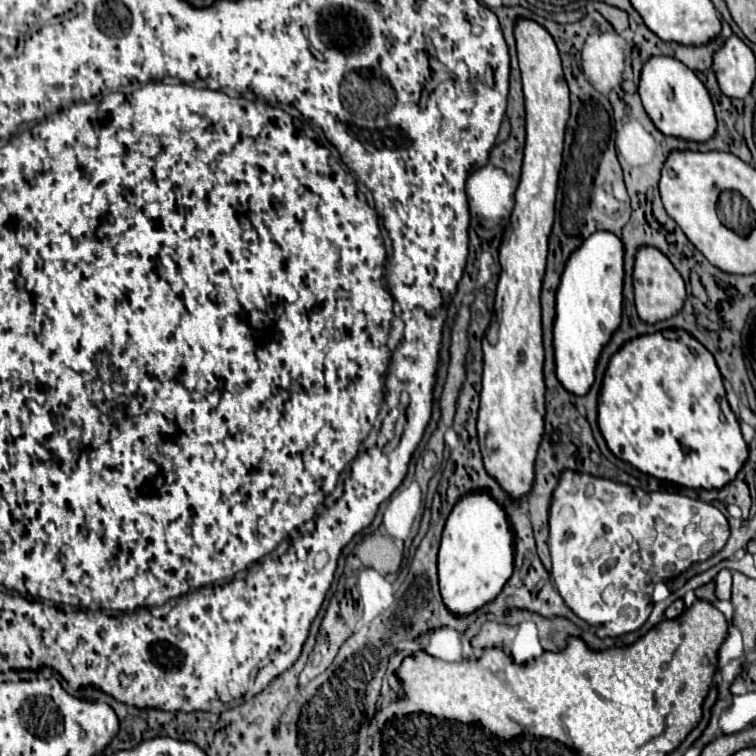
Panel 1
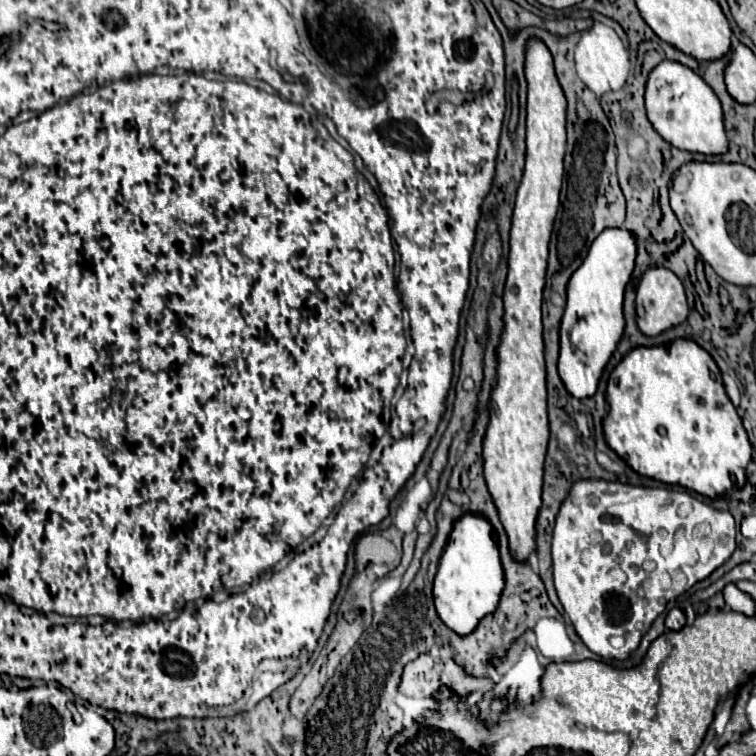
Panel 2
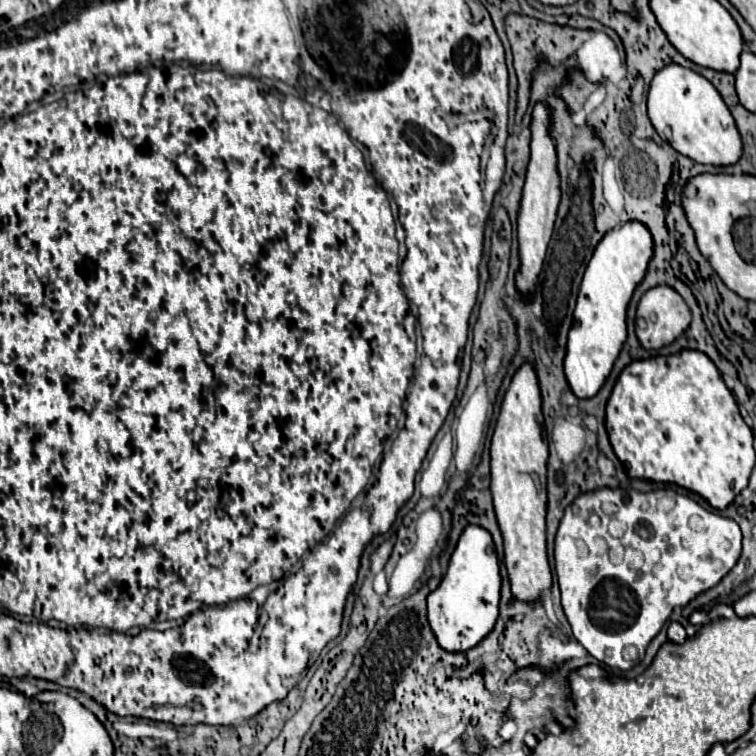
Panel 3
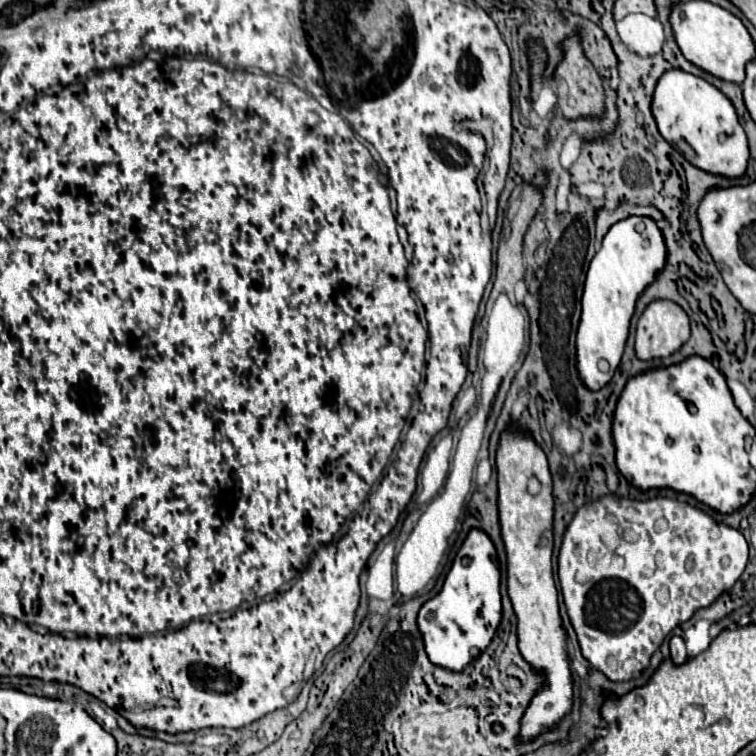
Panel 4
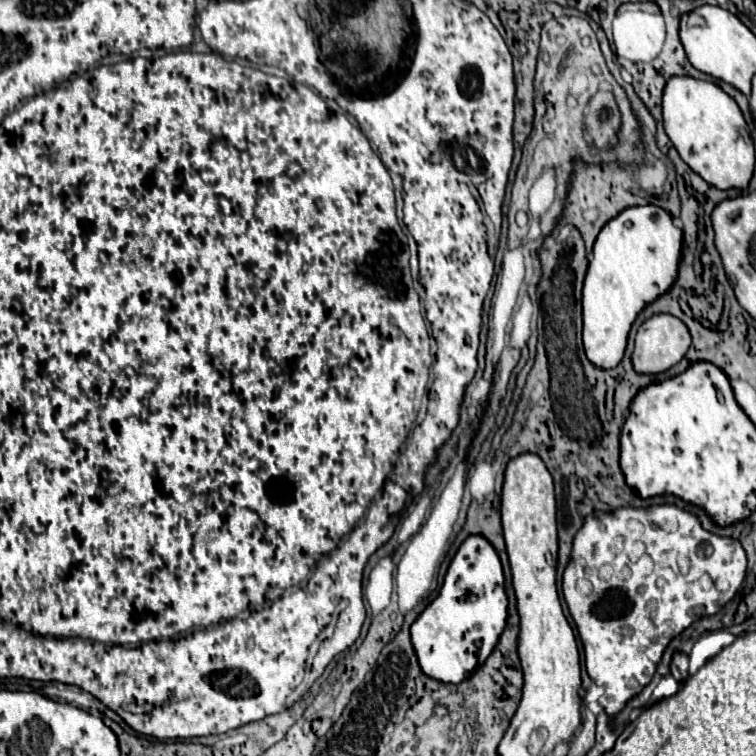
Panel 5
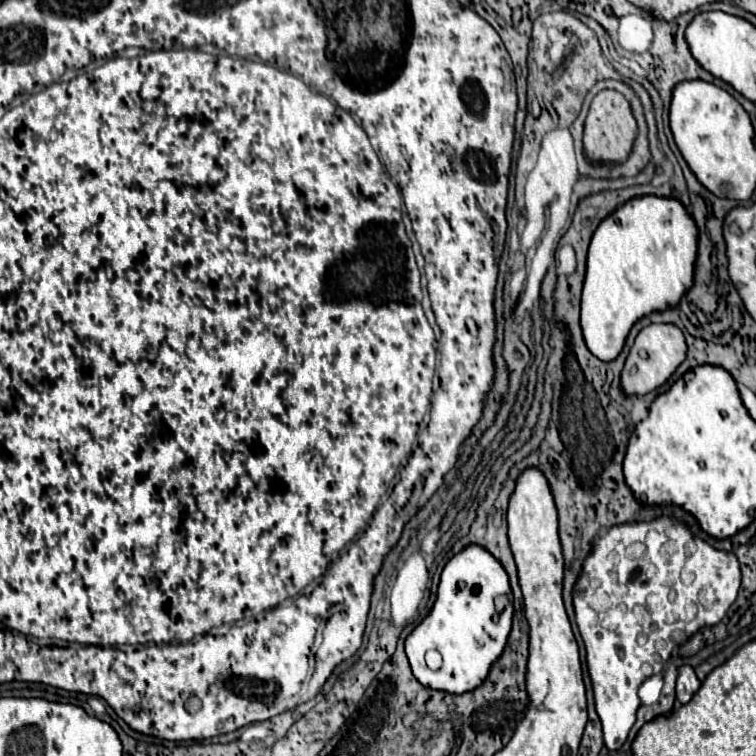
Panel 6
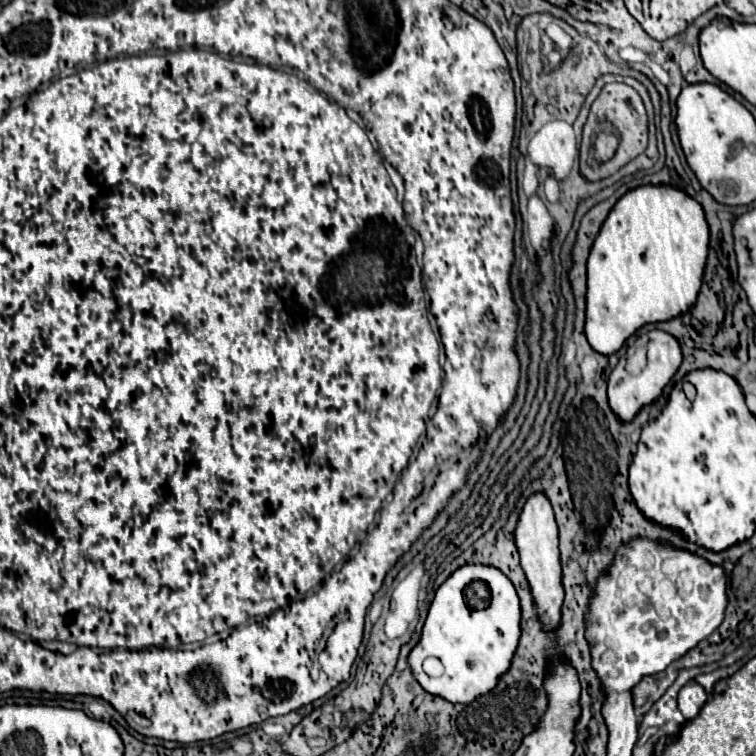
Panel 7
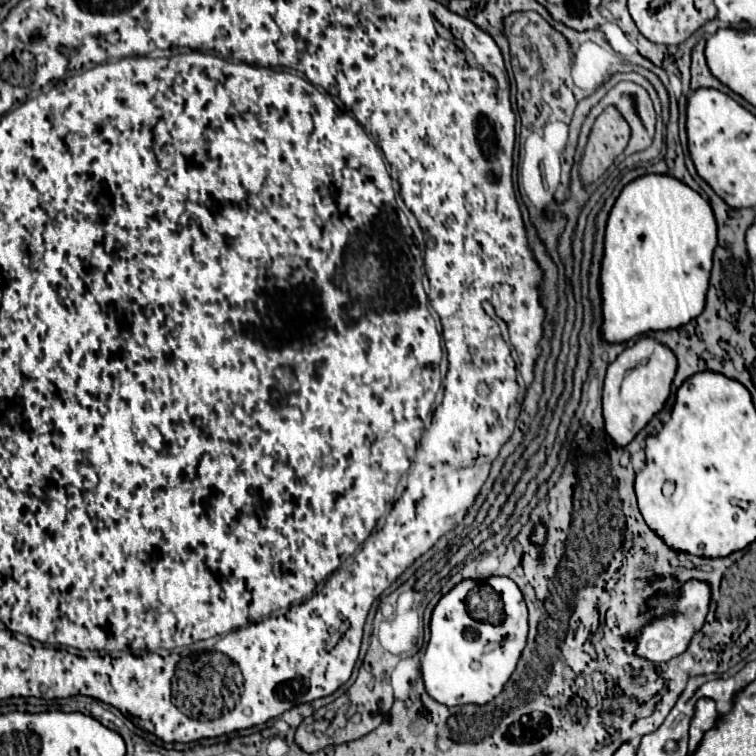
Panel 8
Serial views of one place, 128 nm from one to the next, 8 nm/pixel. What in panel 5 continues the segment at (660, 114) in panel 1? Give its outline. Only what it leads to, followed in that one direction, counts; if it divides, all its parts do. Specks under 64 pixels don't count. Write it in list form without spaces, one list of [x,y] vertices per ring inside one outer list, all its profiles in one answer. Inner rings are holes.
[[[674,76],[664,88],[664,130],[680,158],[718,190],[746,190],[754,174],[754,148],[742,138],[746,120],[736,100],[720,86],[690,76]]]

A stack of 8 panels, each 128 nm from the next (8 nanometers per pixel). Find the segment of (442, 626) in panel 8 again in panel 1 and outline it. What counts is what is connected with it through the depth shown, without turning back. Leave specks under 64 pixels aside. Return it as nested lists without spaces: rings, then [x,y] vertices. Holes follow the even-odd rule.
[[[488,492],[466,494],[450,512],[438,552],[438,580],[444,606],[454,616],[468,616],[492,602],[514,566],[514,540],[502,506]]]

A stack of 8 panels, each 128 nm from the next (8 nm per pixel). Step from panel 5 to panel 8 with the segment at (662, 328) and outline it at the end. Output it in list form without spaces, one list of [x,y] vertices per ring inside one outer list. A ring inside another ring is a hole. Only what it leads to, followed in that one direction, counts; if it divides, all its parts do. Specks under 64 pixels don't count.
[[[642,338],[632,348],[626,348],[608,366],[602,408],[604,408],[604,428],[614,446],[630,444],[636,438],[636,434],[662,410],[662,406],[670,396],[674,370],[676,370],[674,354],[652,338]]]

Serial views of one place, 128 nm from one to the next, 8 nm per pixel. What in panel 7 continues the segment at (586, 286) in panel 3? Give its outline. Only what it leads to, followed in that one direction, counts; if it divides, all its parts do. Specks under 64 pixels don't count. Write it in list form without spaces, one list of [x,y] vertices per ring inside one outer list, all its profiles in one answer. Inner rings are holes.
[[[668,184],[628,190],[610,210],[588,258],[586,336],[590,346],[610,356],[638,328],[686,314],[702,286],[708,244],[710,228],[702,204],[692,196]]]

